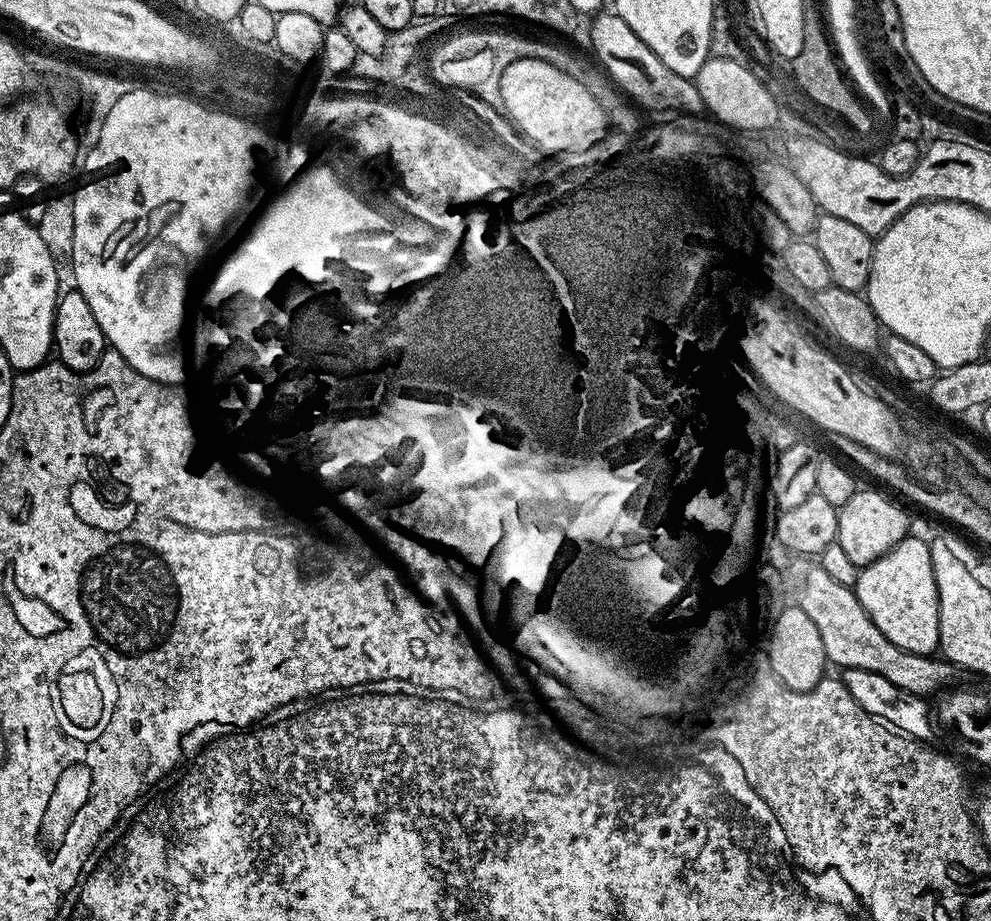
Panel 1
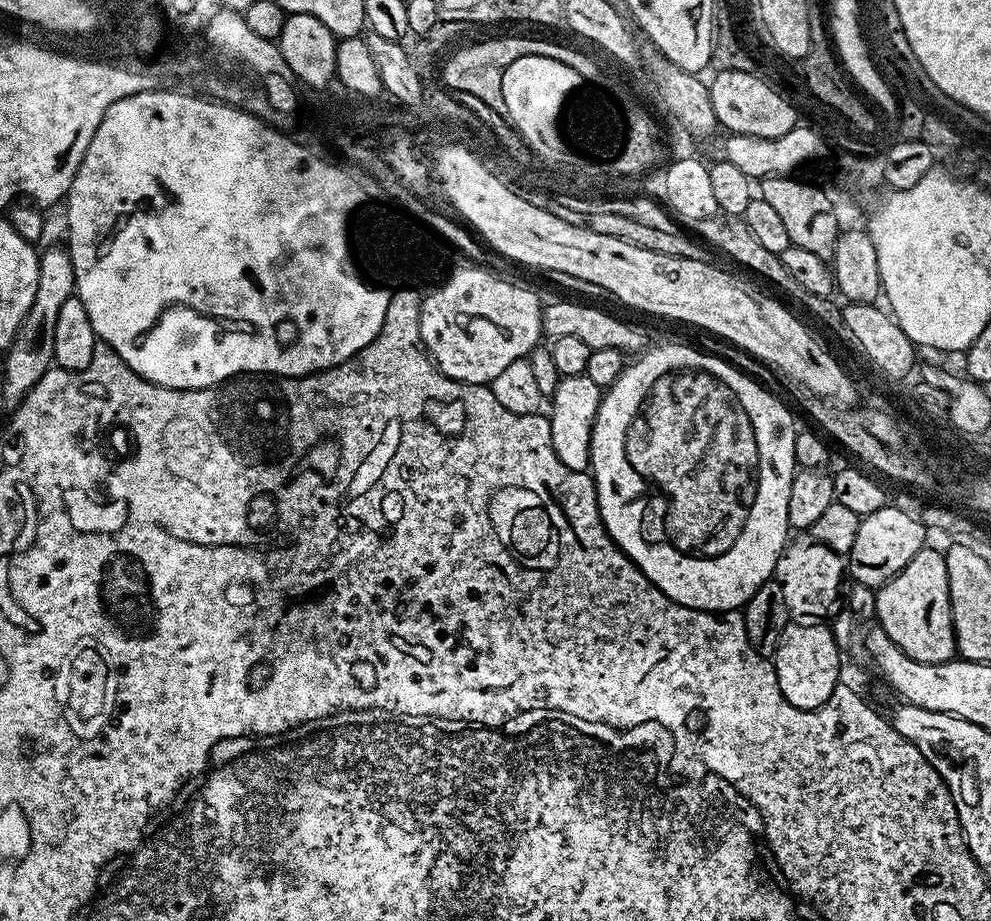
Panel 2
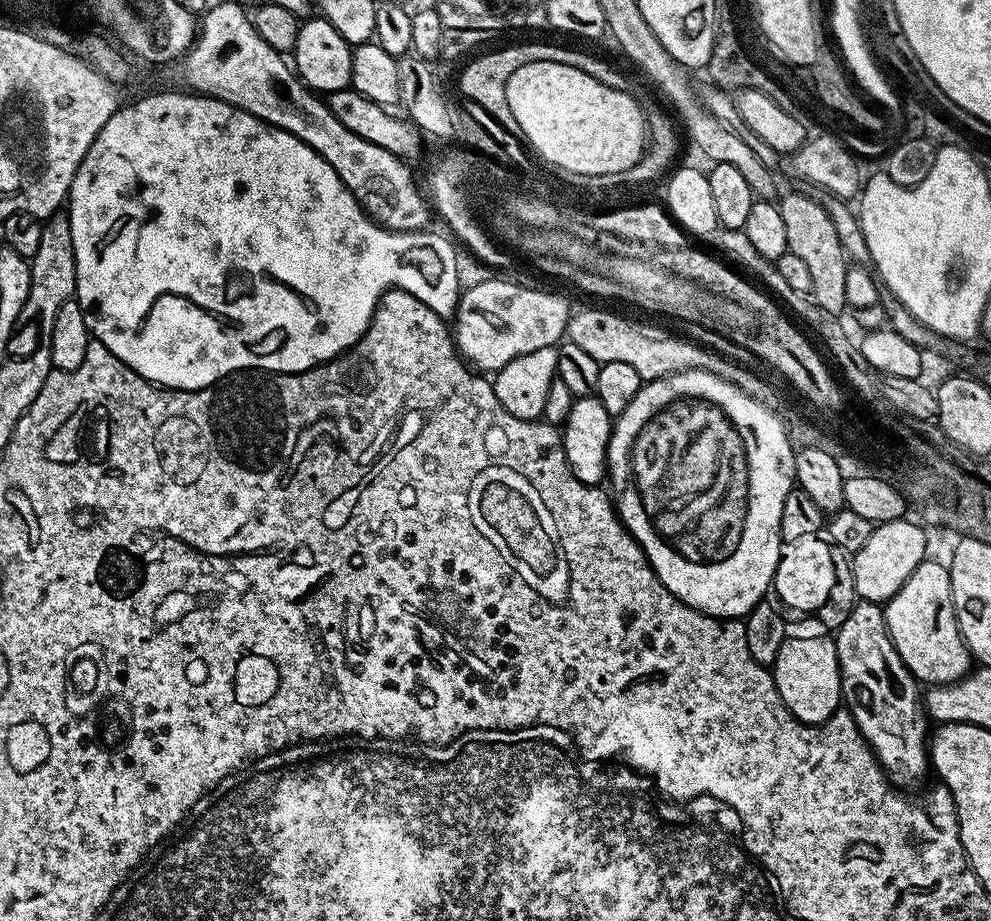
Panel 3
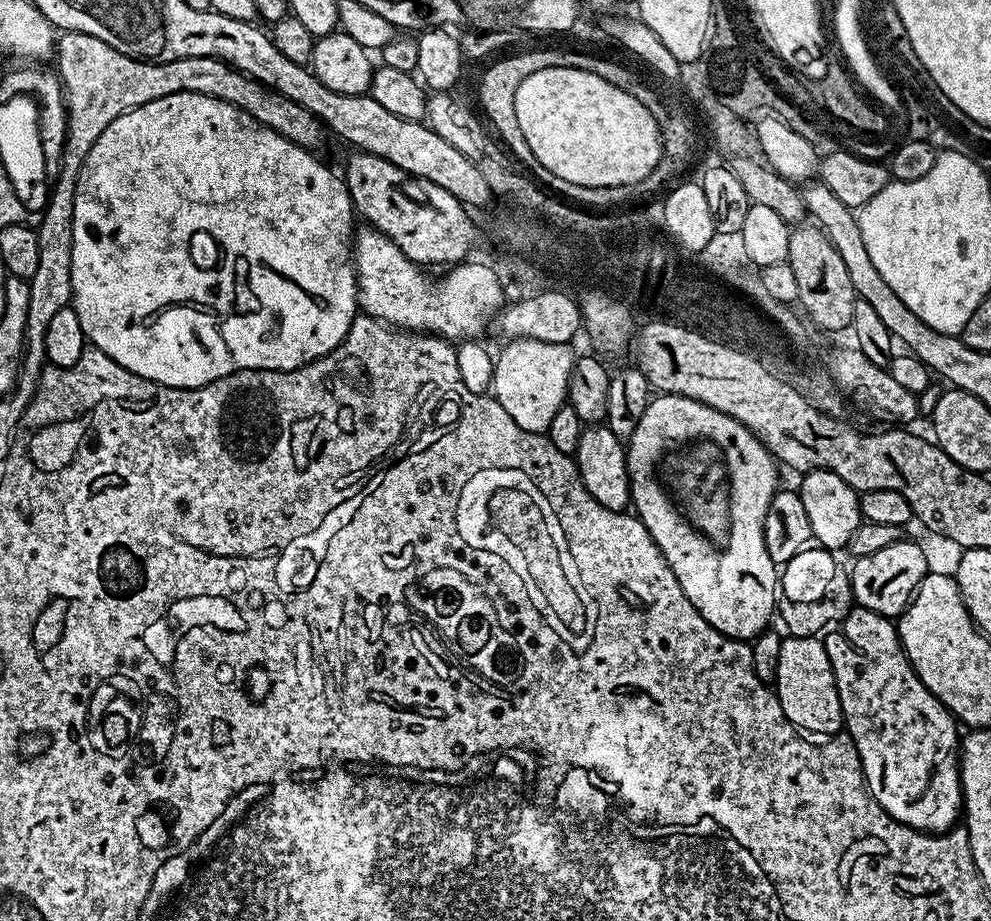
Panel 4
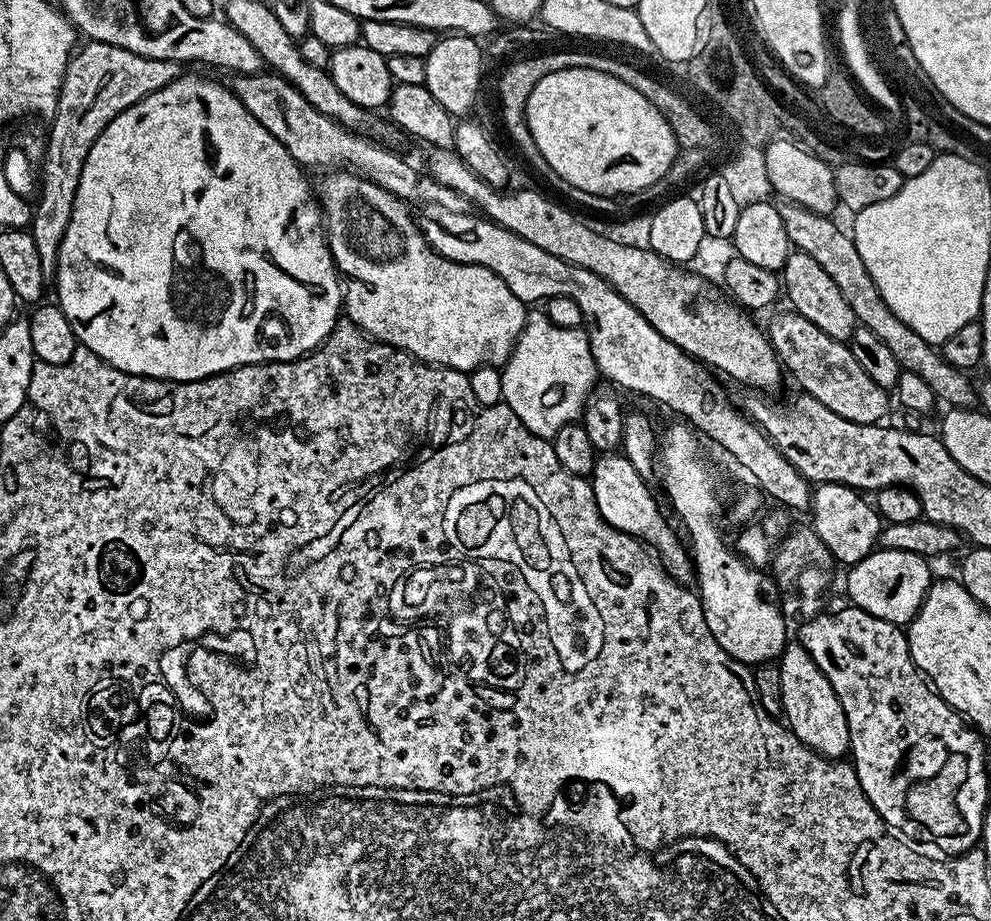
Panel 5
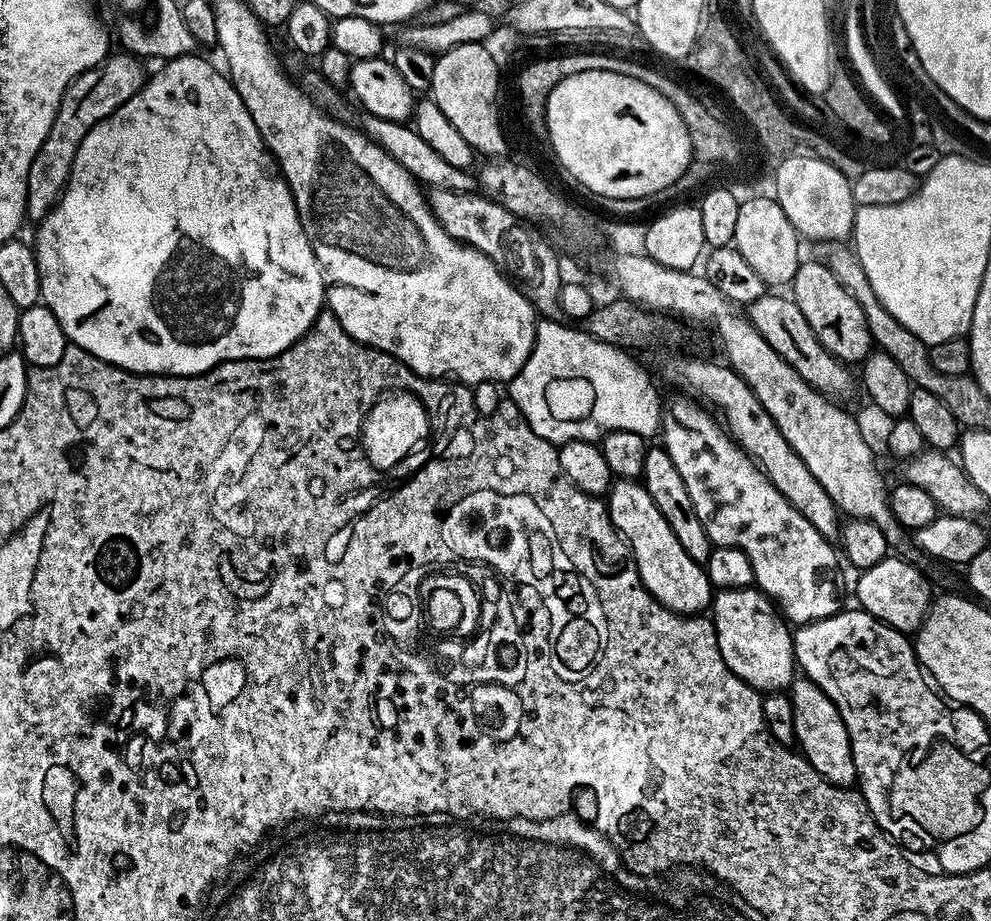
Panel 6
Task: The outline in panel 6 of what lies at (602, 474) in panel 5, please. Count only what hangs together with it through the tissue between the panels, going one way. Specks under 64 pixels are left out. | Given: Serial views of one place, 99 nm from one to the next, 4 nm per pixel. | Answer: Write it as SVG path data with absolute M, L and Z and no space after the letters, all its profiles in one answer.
M617 479L606 497L606 507L612 524L632 549L641 582L655 600L680 615L707 611L714 598L707 569L678 546L674 530L670 530L666 518L662 518L662 510L654 506L654 498L650 498L643 483L635 479Z

